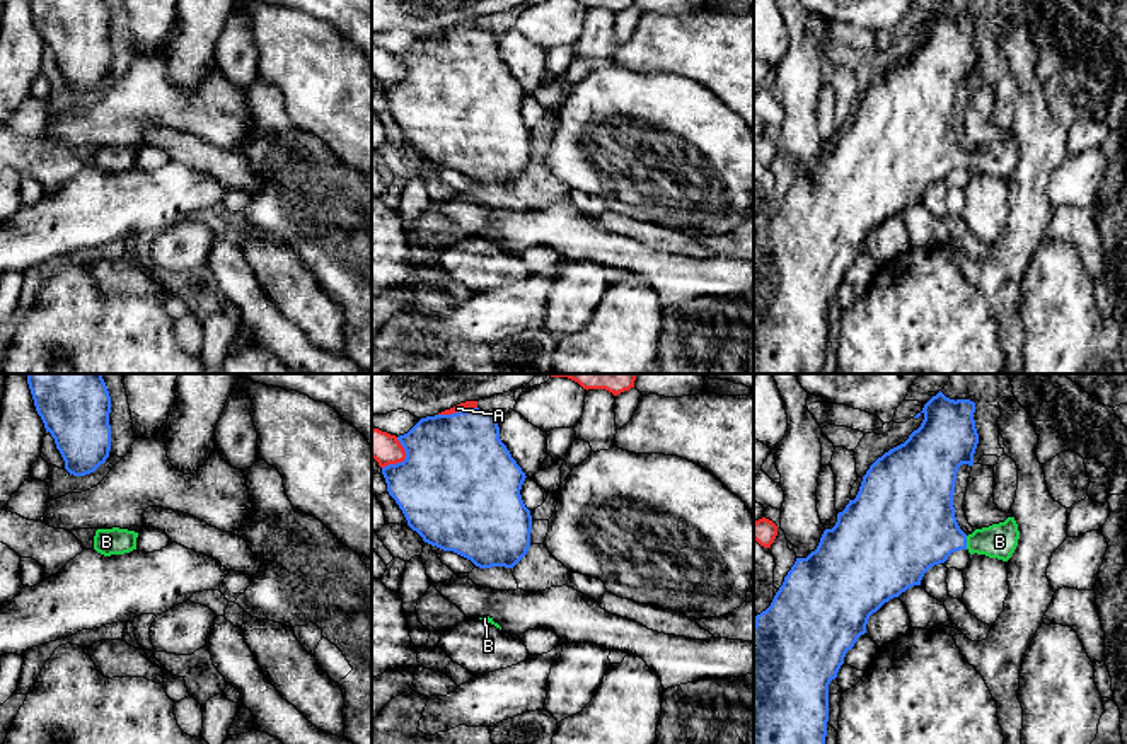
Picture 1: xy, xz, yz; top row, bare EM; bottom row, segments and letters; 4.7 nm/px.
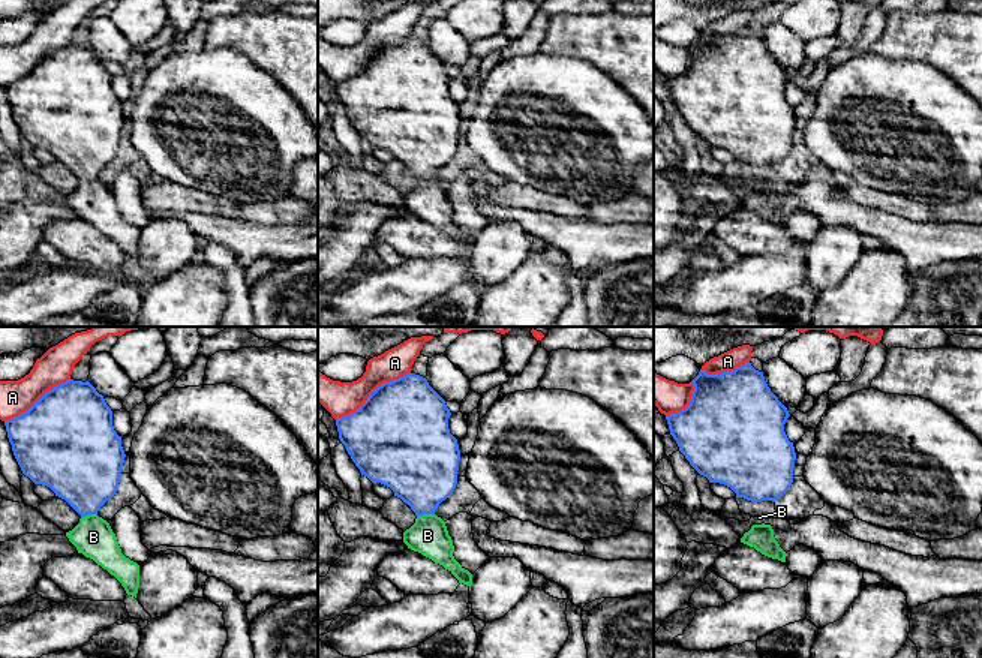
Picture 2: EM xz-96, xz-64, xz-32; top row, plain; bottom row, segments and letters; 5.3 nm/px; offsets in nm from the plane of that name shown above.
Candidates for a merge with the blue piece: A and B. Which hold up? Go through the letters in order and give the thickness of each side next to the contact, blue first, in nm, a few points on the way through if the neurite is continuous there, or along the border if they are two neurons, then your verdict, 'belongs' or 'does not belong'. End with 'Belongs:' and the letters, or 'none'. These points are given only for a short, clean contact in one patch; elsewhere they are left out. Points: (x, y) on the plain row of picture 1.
A: 480/50 nm | does not belong
B: 380/160 nm | across yz (914, 147), (965, 161), (999, 159) | belongs
Belongs: B

